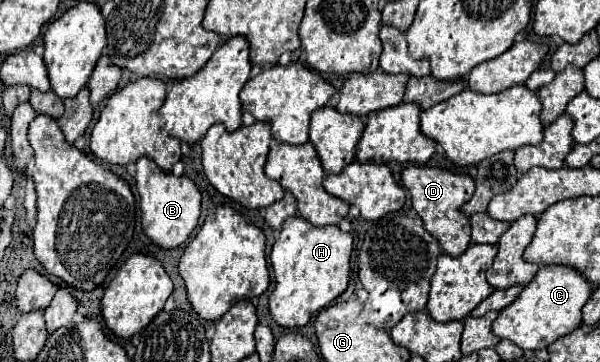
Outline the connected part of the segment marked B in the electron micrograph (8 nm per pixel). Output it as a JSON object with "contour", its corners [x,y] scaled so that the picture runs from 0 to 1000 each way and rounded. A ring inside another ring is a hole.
{"contour":[[[237,434],[227,450],[227,528],[233,539],[237,633],[263,682],[293,688],[300,682],[327,633],[333,599],[333,528],[313,489],[290,489],[273,478],[257,456],[257,445]]]}

